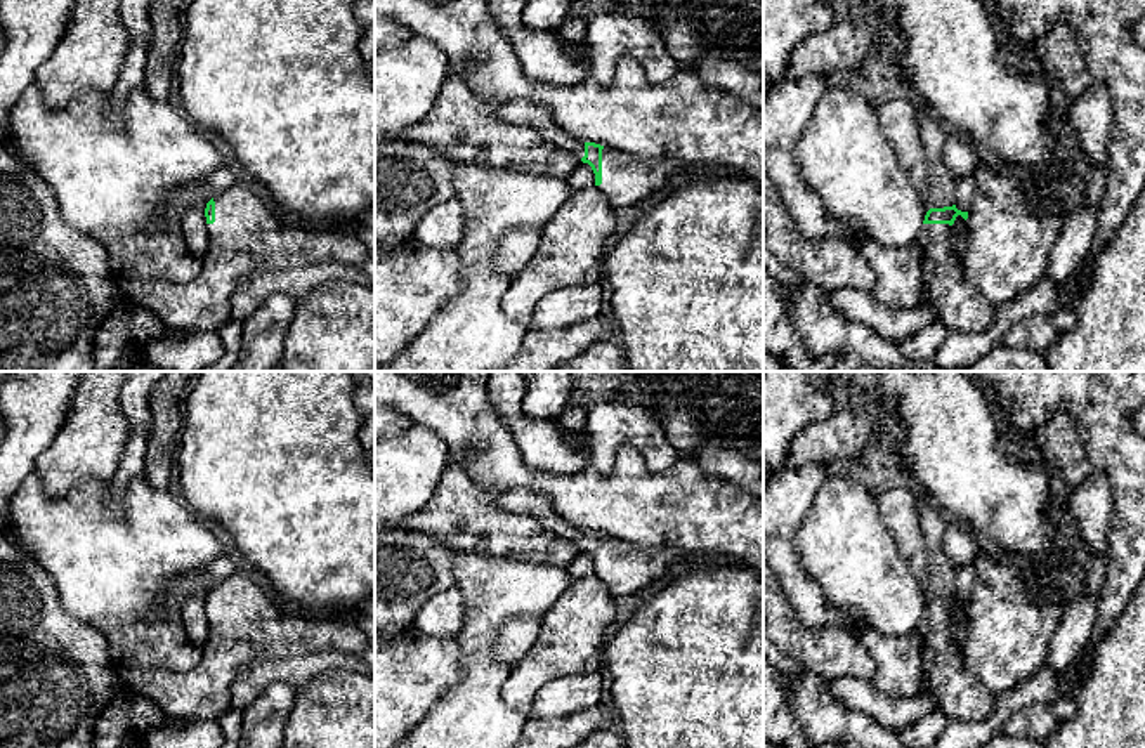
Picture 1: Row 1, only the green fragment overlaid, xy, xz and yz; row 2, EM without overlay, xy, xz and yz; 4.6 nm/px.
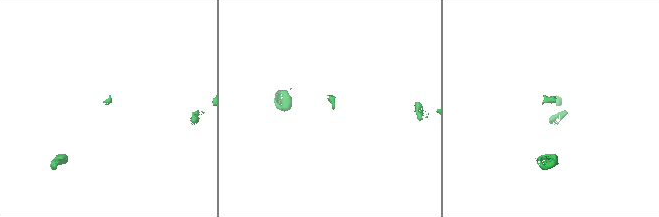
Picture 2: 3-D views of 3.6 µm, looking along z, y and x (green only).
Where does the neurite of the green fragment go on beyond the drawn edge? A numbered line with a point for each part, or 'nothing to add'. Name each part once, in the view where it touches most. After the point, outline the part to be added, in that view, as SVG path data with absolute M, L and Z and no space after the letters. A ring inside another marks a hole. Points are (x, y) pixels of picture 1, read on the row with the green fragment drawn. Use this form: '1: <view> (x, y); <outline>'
1: xz (627, 179); M602 149L602 184L595 186L612 208L631 207L666 186L687 165L671 158L638 158L618 149Z

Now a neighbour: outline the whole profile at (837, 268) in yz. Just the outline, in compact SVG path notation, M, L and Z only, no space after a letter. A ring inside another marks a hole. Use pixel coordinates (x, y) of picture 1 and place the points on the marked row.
M763 170L763 239L770 252L805 281L826 288L852 286L876 292L876 274L867 259L848 243L824 238L807 239L788 212L777 187Z

